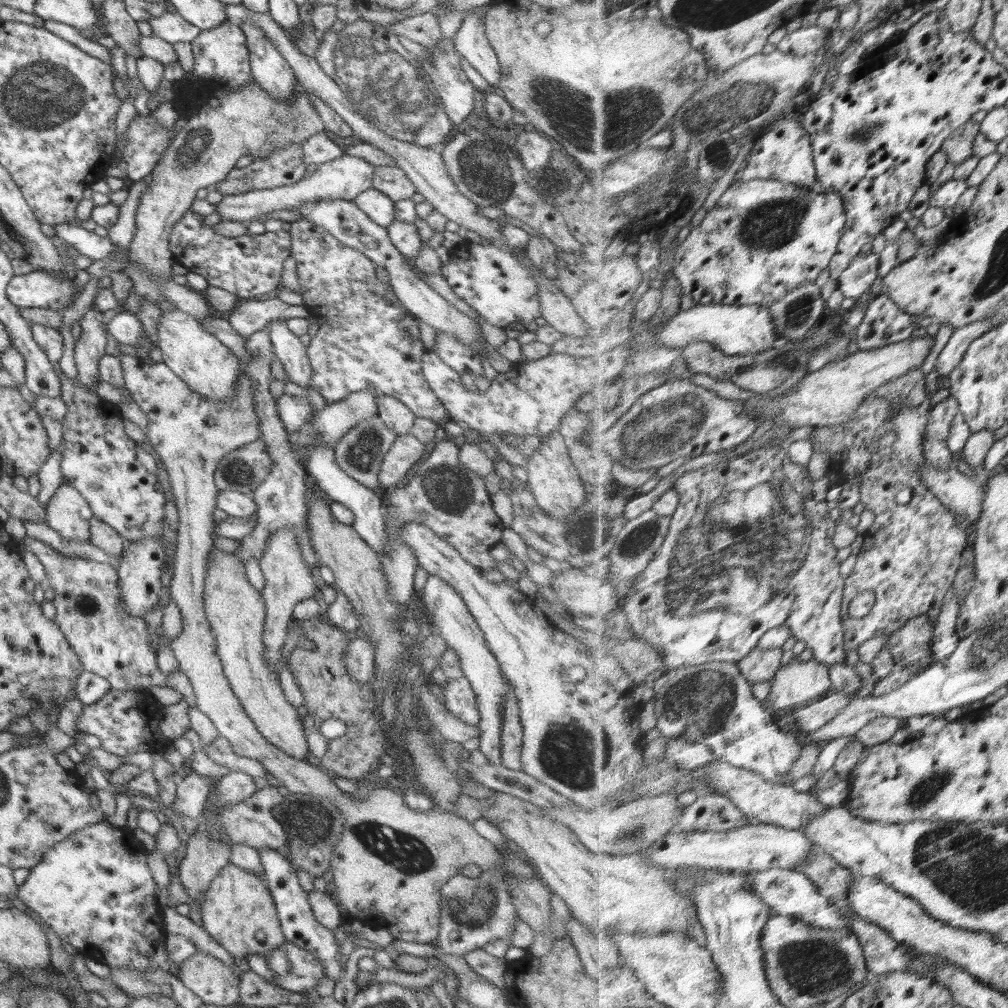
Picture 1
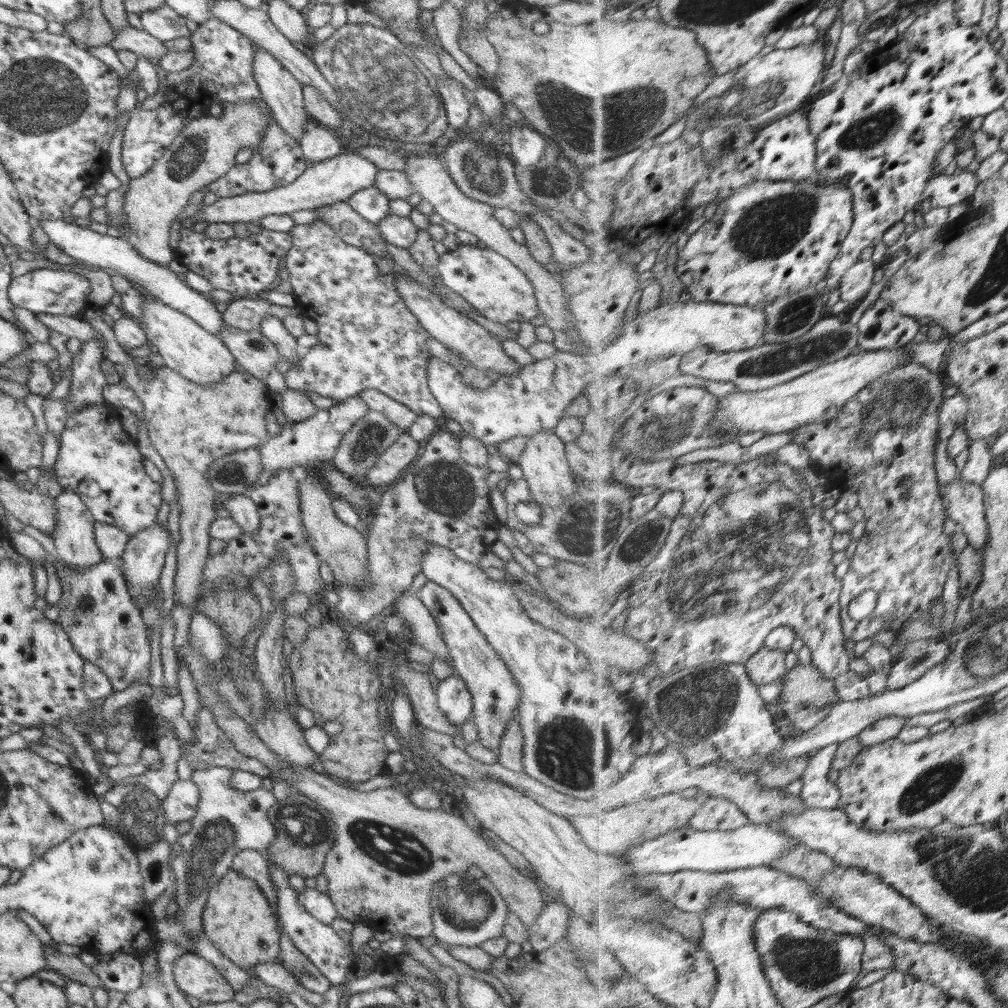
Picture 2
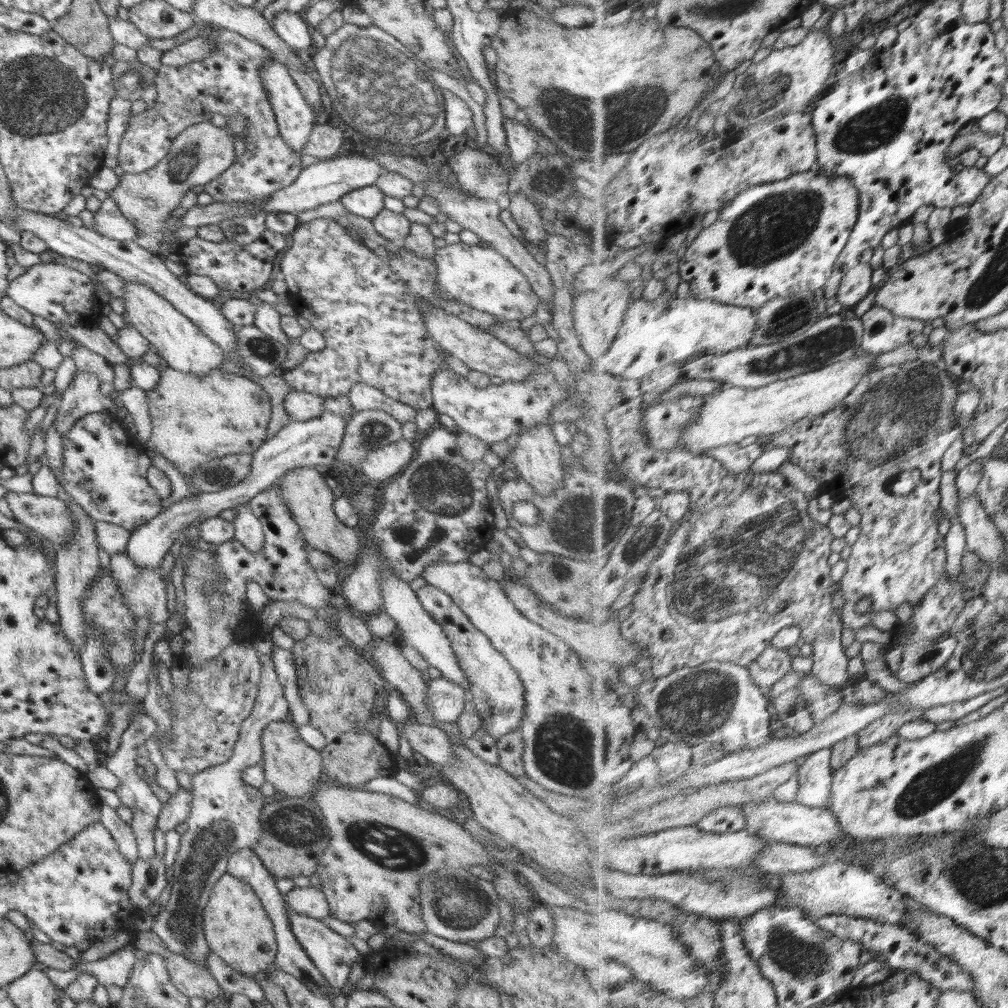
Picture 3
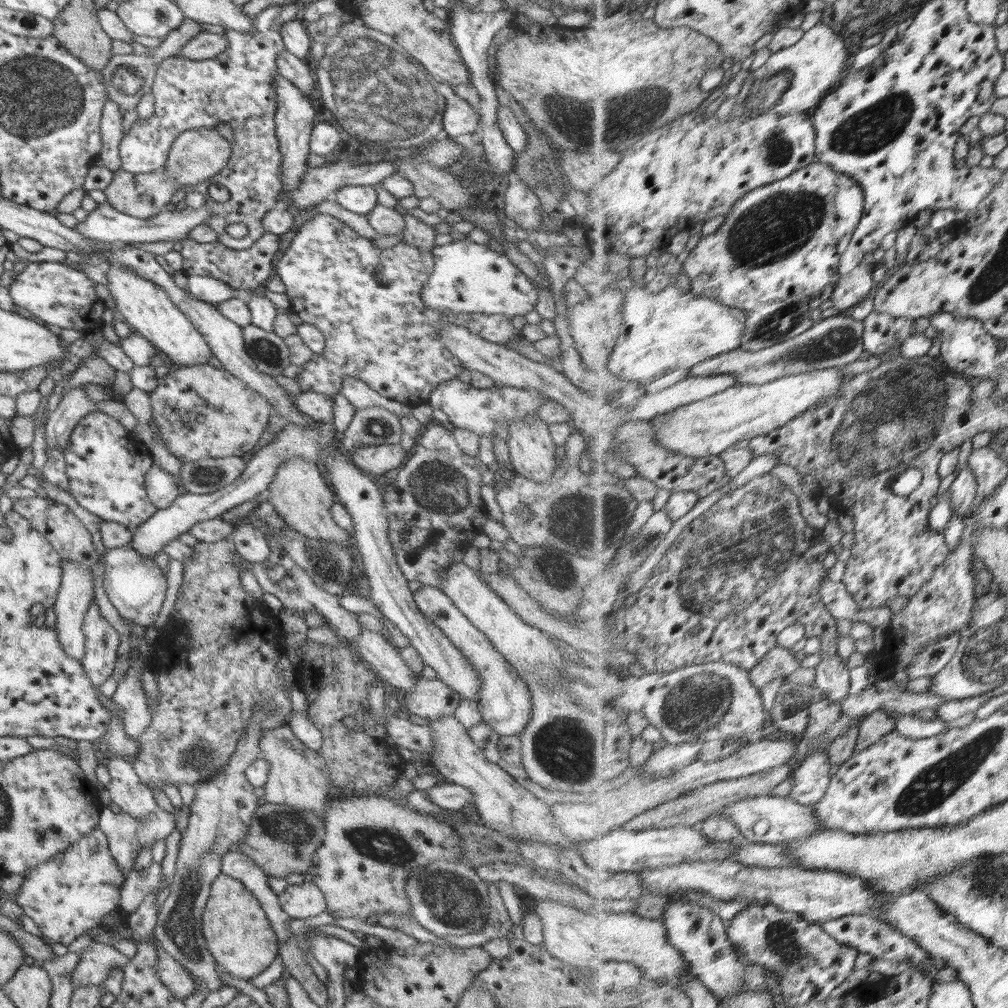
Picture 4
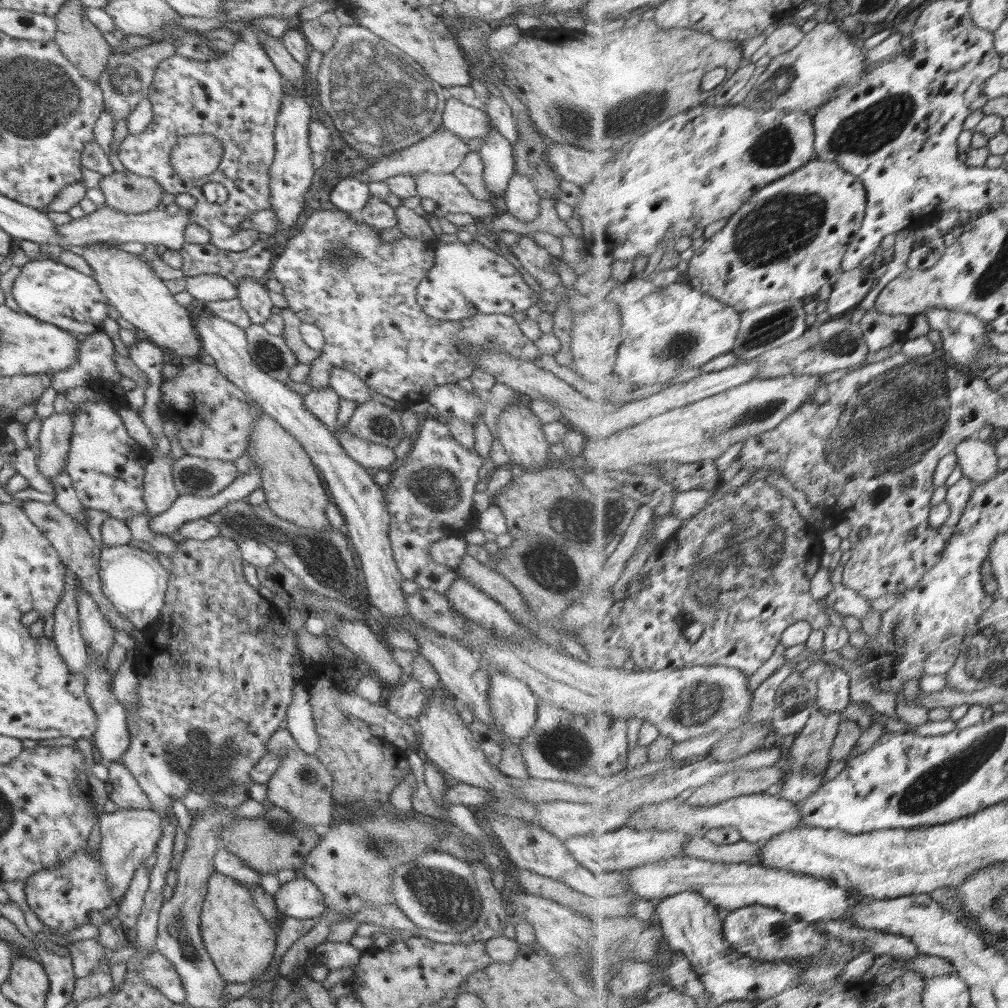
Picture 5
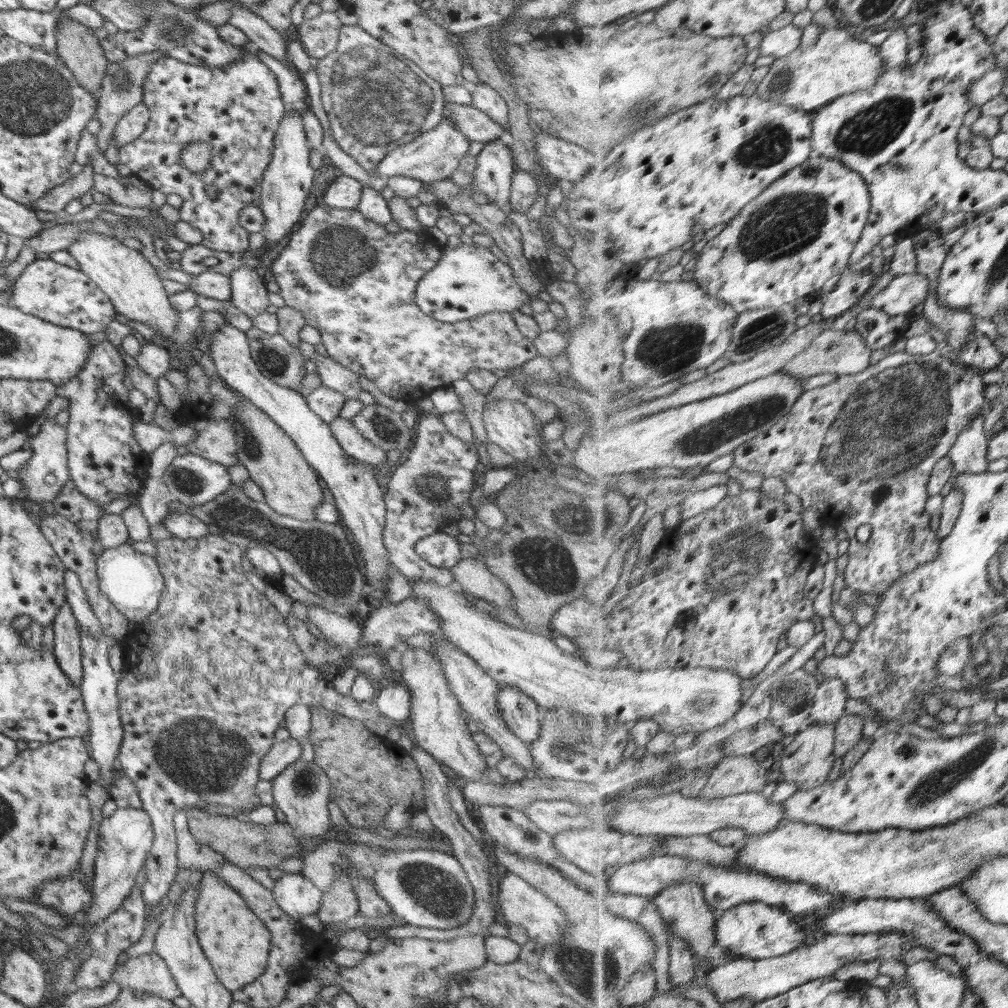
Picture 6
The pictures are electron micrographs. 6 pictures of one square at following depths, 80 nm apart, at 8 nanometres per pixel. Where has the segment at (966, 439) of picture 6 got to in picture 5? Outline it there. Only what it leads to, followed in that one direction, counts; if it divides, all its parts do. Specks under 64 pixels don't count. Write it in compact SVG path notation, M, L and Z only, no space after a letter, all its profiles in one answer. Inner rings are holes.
M973 436L960 444L956 452L963 474L977 483L988 483L1001 473L1000 456L992 439L984 441Z

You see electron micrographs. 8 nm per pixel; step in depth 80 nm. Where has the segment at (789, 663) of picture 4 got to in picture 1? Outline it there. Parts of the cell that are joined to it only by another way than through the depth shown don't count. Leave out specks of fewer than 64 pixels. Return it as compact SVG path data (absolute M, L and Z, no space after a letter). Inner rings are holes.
M756 648L748 658L738 663L738 667L744 672L744 677L750 684L760 684L774 680L779 672L784 668L782 666L782 648L763 650Z

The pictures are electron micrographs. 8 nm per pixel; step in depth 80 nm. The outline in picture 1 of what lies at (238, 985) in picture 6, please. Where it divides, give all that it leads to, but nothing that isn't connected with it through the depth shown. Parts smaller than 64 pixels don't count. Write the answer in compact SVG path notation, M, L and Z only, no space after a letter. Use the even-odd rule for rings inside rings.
M235 864L223 866L212 880L201 902L203 930L233 958L260 955L266 958L286 940L271 894L265 882Z

